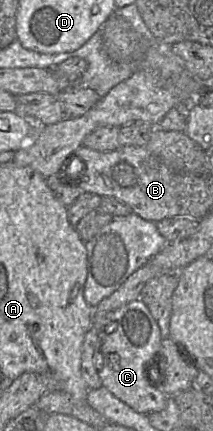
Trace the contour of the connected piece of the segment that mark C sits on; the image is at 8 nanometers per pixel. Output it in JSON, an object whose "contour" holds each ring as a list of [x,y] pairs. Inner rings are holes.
{"contour":[[[137,299],[112,311],[107,319],[105,315],[104,328],[99,334],[102,368],[98,375],[103,387],[140,414],[148,415],[163,410],[169,398],[158,387],[160,372],[157,372],[155,361],[158,360],[160,345],[158,324],[141,300]]]}

